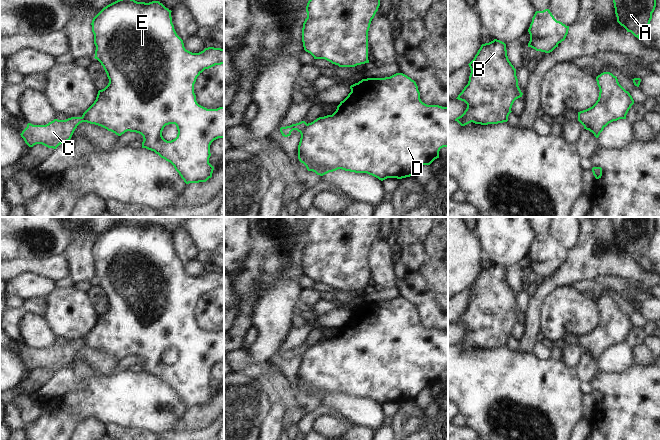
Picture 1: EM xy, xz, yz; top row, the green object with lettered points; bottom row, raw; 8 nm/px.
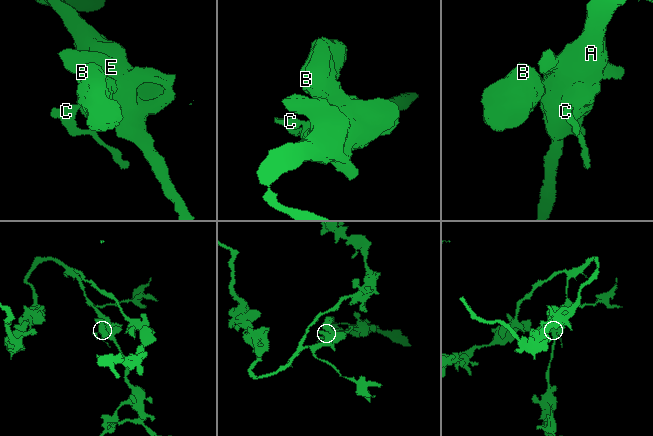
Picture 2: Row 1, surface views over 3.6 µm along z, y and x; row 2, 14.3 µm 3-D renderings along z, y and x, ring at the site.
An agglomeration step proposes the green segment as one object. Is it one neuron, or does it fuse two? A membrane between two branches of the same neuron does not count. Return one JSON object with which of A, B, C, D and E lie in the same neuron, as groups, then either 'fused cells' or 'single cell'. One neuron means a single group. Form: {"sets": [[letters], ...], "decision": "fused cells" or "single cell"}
{"sets": [["A", "B", "D", "E"], ["C"]], "decision": "fused cells"}

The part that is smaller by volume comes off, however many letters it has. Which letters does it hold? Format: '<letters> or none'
C

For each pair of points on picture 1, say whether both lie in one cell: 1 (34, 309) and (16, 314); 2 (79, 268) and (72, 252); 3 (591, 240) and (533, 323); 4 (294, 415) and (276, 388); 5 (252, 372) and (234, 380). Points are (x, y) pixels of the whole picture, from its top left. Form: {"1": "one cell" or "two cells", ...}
{"1": "two cells", "2": "one cell", "3": "one cell", "4": "one cell", "5": "two cells"}

